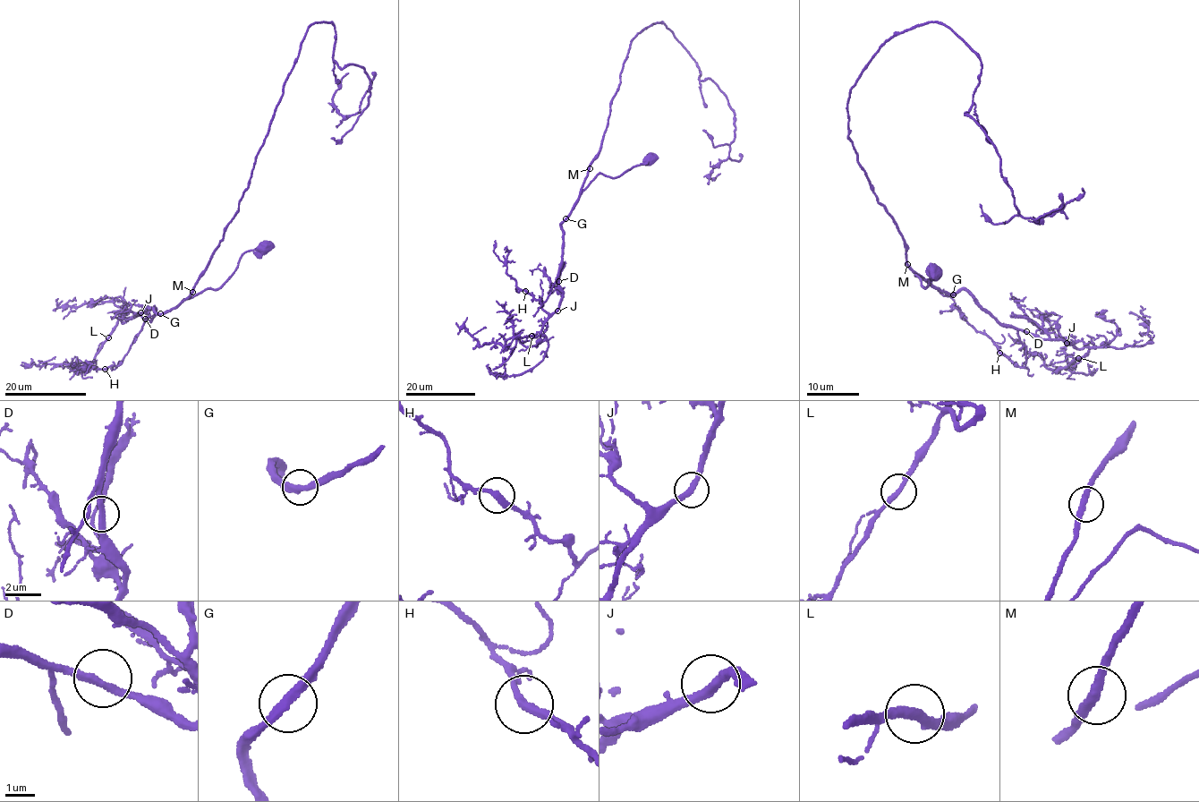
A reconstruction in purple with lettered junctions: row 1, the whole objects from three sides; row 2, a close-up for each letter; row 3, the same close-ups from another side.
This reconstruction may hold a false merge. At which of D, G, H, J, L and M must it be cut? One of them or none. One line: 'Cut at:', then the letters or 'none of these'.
Cut at: none of these

